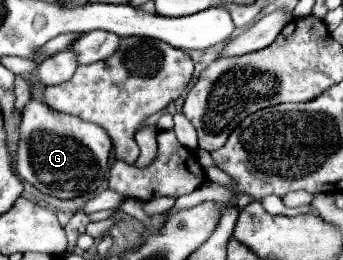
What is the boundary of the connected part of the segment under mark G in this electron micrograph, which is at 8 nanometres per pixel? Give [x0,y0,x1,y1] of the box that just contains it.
[16,99,112,199]

